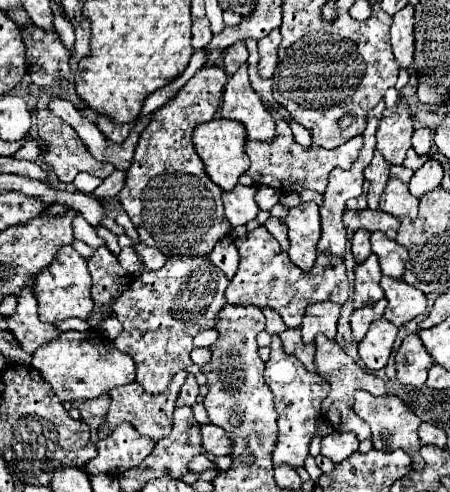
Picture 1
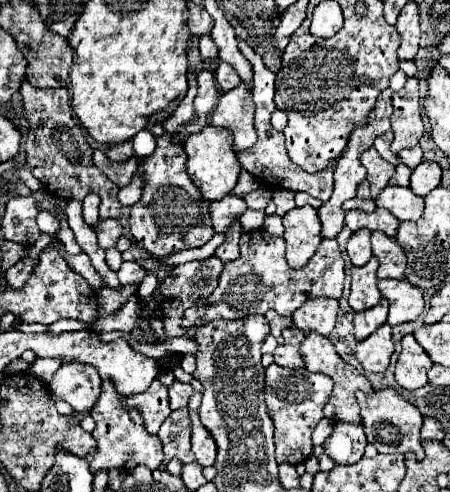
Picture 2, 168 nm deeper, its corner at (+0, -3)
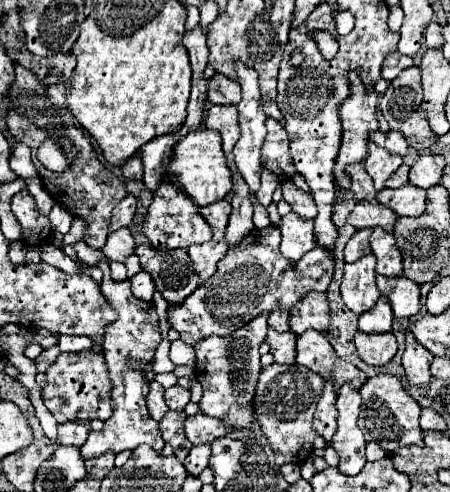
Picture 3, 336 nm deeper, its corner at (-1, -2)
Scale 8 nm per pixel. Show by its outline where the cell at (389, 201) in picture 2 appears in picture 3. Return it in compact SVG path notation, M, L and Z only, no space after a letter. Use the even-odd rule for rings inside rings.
M407 183L399 189L383 189L377 193L377 201L393 209L399 217L419 217L425 211L425 191Z

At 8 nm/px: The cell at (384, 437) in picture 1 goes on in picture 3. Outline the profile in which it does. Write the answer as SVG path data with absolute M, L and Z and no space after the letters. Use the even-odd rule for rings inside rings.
M375 375L367 379L367 383L359 389L361 393L361 419L359 427L365 435L365 441L379 443L389 455L407 445L421 445L423 435L419 427L421 407L417 401L403 389L401 379L397 375Z

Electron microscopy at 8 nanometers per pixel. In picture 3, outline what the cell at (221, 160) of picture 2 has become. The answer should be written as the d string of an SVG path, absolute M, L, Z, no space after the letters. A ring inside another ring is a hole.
M207 127L185 135L177 143L173 151L173 163L169 165L167 173L175 177L175 181L185 189L185 193L191 195L193 201L201 207L213 201L221 201L233 187L231 171L227 167L227 159L221 147L221 135L217 135L217 131L207 129Z

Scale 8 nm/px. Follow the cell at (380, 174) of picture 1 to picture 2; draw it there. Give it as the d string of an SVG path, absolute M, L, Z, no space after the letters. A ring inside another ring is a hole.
M368 148L362 156L362 166L368 170L366 180L370 182L370 190L372 190L372 198L376 198L376 194L388 186L390 176L394 174L394 164L386 162L374 148Z

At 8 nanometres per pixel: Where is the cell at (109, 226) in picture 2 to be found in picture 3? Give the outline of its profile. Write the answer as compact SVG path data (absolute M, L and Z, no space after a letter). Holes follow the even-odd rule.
M121 227L107 235L107 243L103 245L103 255L109 257L109 261L125 261L127 255L135 251L135 241L127 227Z

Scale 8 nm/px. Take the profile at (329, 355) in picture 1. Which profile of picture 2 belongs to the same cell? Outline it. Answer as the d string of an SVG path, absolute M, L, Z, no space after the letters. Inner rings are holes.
M312 332L312 334L308 334L308 336L304 338L304 342L302 342L302 346L300 346L300 354L302 354L304 364L306 364L306 368L308 368L310 372L322 372L322 374L326 374L326 376L330 376L330 378L334 380L334 390L332 390L332 394L330 394L328 404L324 406L324 416L330 418L330 420L334 420L334 422L338 422L338 420L344 420L344 422L360 422L360 408L358 408L358 402L356 402L356 396L354 396L354 394L356 394L358 390L362 390L365 394L372 394L374 388L372 388L370 380L368 380L364 374L360 374L354 366L346 364L346 362L336 354L332 342L330 342L328 338L316 334L316 332Z

